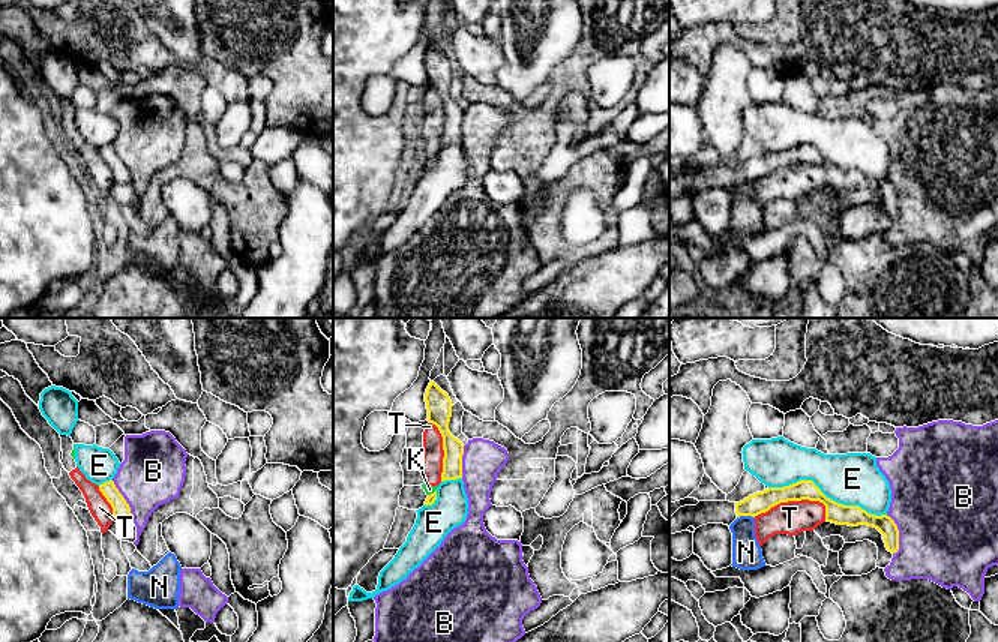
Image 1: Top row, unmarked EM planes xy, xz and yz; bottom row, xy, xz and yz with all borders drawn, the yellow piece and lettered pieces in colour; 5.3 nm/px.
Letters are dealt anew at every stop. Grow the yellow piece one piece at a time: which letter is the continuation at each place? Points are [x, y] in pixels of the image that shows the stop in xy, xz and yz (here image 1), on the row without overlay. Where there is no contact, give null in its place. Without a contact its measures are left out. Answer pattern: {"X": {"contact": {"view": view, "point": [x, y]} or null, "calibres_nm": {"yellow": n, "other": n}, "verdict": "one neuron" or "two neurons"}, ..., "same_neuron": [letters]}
{"B": {"contact": {"view": "yz", "point": [898, 198]}, "calibres_nm": {"yellow": 100, "other": 500}, "verdict": "two neurons"}, "E": {"contact": {"view": "yz", "point": [826, 161]}, "calibres_nm": {"yellow": 110, "other": 280}, "verdict": "two neurons"}, "K": {"contact": {"view": "xz", "point": [431, 158]}, "calibres_nm": {"yellow": 50, "other": 50}, "verdict": "two neurons"}, "N": {"contact": {"view": "yz", "point": [745, 179]}, "calibres_nm": {"yellow": 120, "other": 160}, "verdict": "two neurons"}, "T": {"contact": {"view": "yz", "point": [790, 164]}, "calibres_nm": {"yellow": 120, "other": 180}, "verdict": "two neurons"}, "same_neuron": []}

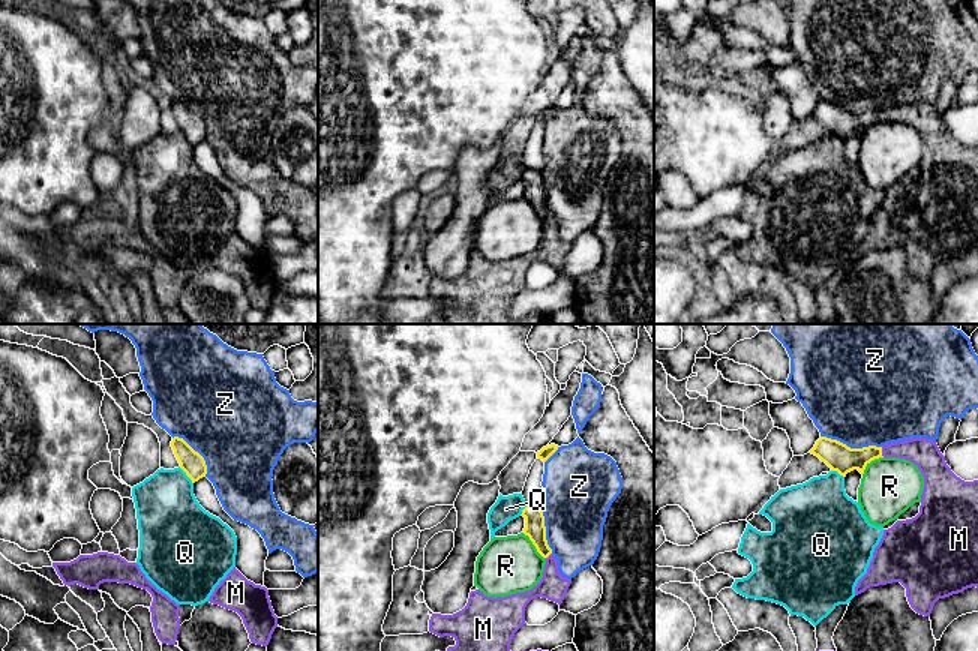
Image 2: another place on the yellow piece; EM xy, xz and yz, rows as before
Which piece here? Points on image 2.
{"M": {"contact": {"view": "yz", "point": [881, 116]}, "calibres_nm": {"yellow": 150, "other": 160}, "verdict": "one neuron"}, "Q": {"contact": {"view": "xy", "point": [186, 138]}, "calibres_nm": {"yellow": 120, "other": 340}, "verdict": "two neurons"}, "R": {"contact": {"view": "xz", "point": [533, 207]}, "calibres_nm": {"yellow": 110, "other": 300}, "verdict": "two neurons"}, "Z": {"contact": {"view": "yz", "point": [849, 111]}, "calibres_nm": {"yellow": 150, "other": 480}, "verdict": "two neurons"}, "same_neuron": ["M"]}

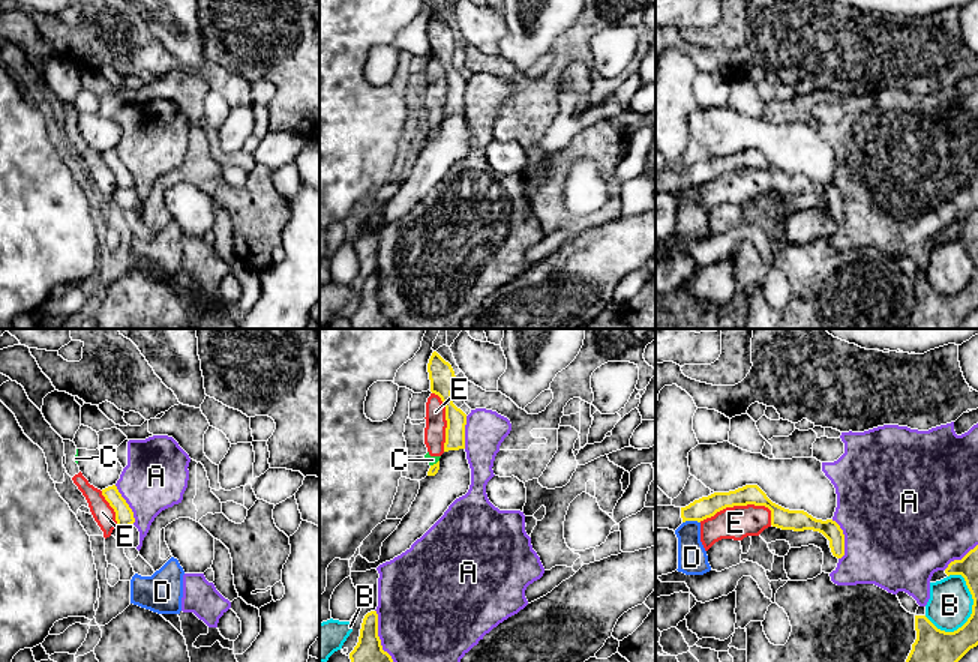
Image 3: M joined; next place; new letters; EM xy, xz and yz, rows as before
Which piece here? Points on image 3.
{"A": {"contact": {"view": "xz", "point": [378, 300]}, "calibres_nm": {"yellow": 200, "other": 480}, "verdict": "two neurons"}, "B": {"contact": {"view": "yz", "point": [968, 282]}, "calibres_nm": {"yellow": 240, "other": 240}, "verdict": "two neurons"}, "C": {"contact": {"view": "xz", "point": [434, 128]}, "calibres_nm": {"yellow": 50, "other": 50}, "verdict": "two neurons"}, "D": {"contact": {"view": "yz", "point": [690, 183]}, "calibres_nm": {"yellow": 120, "other": 160}, "verdict": "two neurons"}, "E": {"contact": {"view": "yz", "point": [735, 168]}, "calibres_nm": {"yellow": 120, "other": 180}, "verdict": "two neurons"}, "same_neuron": []}

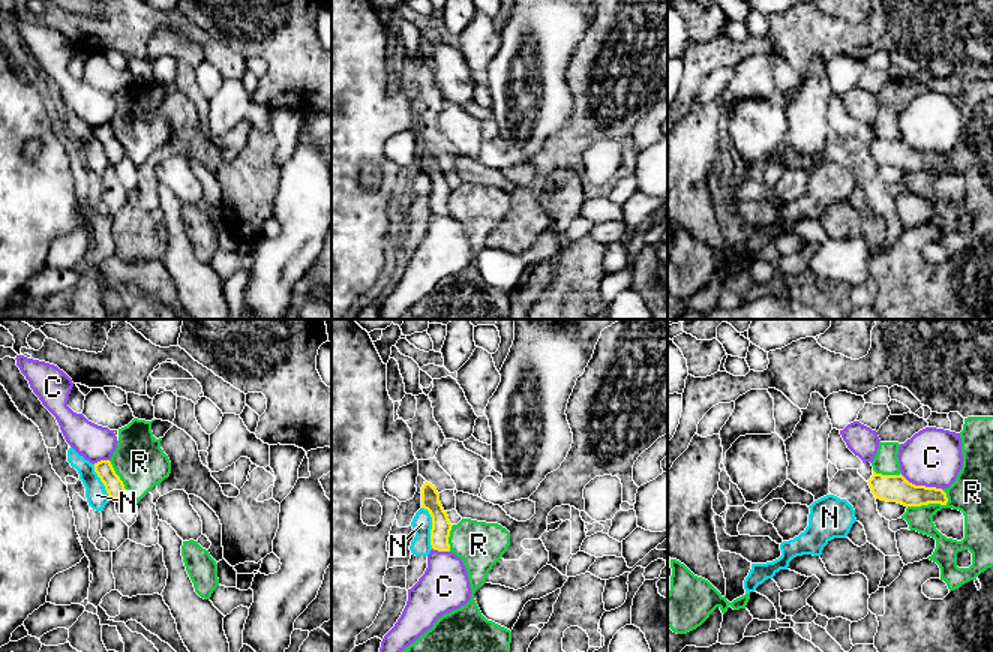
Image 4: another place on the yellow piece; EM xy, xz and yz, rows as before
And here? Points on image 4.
{"C": {"contact": {"view": "yz", "point": [921, 150]}, "calibres_nm": {"yellow": 140, "other": 320}, "verdict": "two neurons"}, "N": {"contact": {"view": "xz", "point": [432, 191]}, "calibres_nm": {"yellow": 110, "other": 110}, "verdict": "two neurons"}, "R": {"contact": {"view": "yz", "point": [929, 167]}, "calibres_nm": {"yellow": 140, "other": 220}, "verdict": "two neurons"}, "same_neuron": []}

